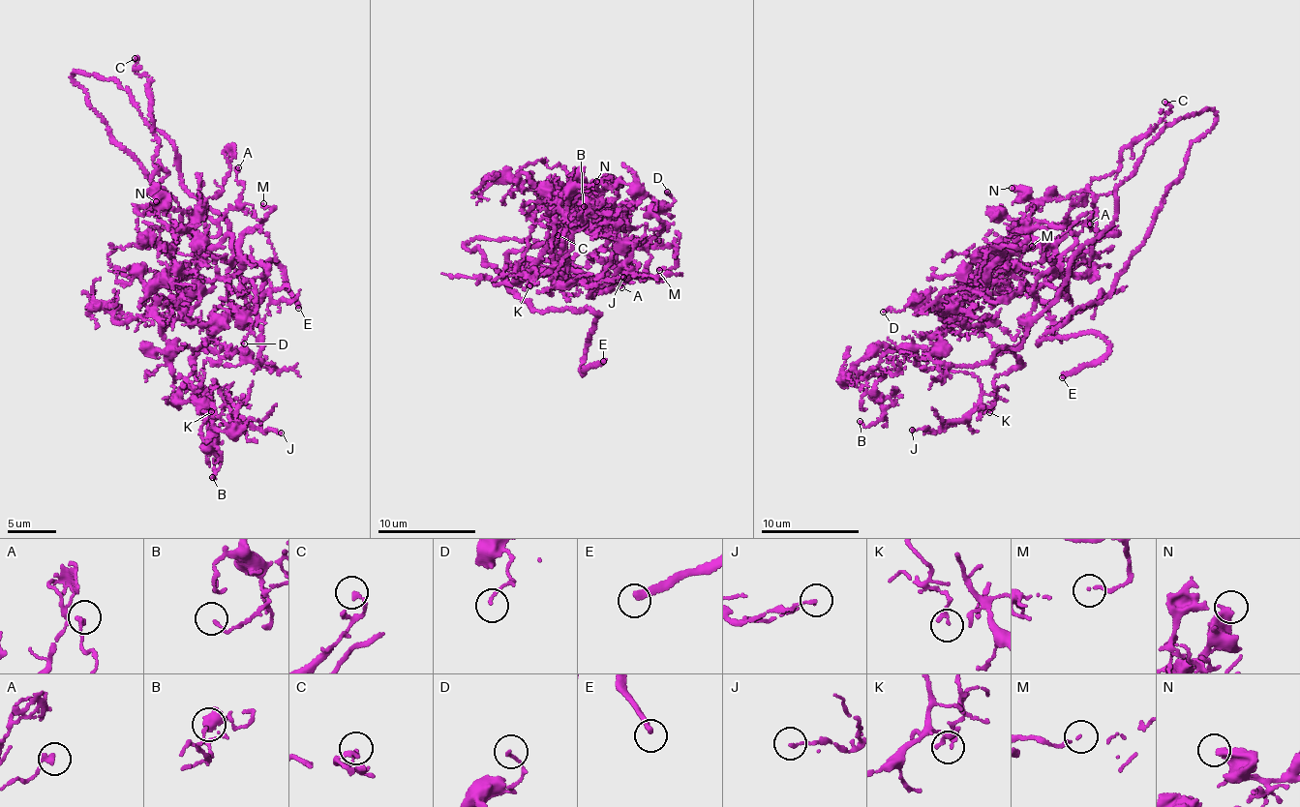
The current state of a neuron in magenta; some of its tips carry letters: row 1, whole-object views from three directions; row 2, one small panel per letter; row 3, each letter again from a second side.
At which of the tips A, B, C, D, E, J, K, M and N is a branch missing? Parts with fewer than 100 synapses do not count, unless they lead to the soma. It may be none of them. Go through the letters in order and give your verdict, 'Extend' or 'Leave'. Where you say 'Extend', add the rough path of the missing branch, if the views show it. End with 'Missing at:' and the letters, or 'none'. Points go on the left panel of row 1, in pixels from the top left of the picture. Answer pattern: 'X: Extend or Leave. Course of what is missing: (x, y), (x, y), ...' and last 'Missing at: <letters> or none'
A: Leave
B: Leave
C: Leave
D: Leave
E: Extend. Course of what is missing: (298, 308), (301, 319), (284, 342)
J: Leave
K: Leave
M: Leave
N: Leave
Missing at: E

